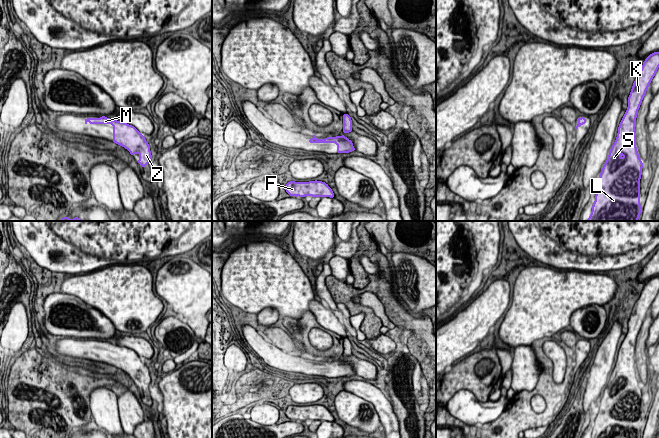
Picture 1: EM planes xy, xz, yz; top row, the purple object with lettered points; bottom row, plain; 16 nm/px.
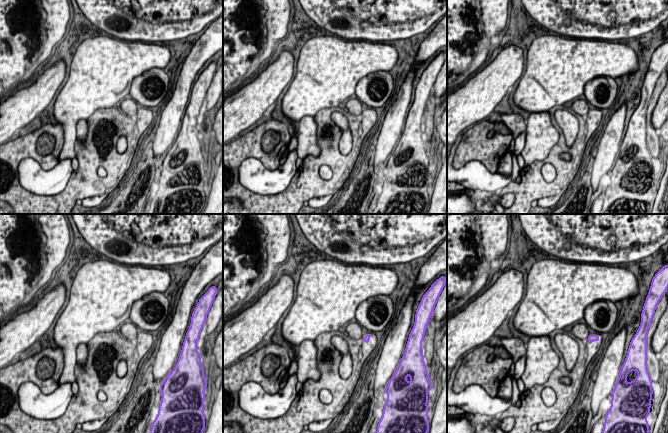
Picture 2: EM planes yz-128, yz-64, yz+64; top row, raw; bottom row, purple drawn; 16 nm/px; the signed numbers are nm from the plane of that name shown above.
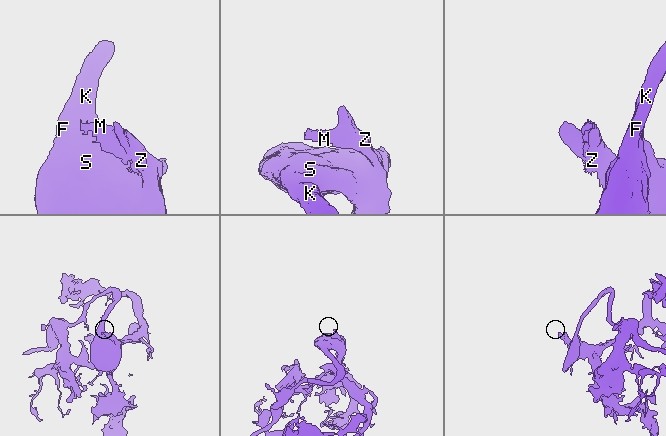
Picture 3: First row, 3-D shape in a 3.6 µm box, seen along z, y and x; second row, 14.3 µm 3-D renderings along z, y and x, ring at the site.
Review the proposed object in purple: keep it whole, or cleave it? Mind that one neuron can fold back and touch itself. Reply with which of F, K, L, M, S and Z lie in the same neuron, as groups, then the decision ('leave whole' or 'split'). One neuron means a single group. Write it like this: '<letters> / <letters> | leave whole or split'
F K L M S Z | leave whole

